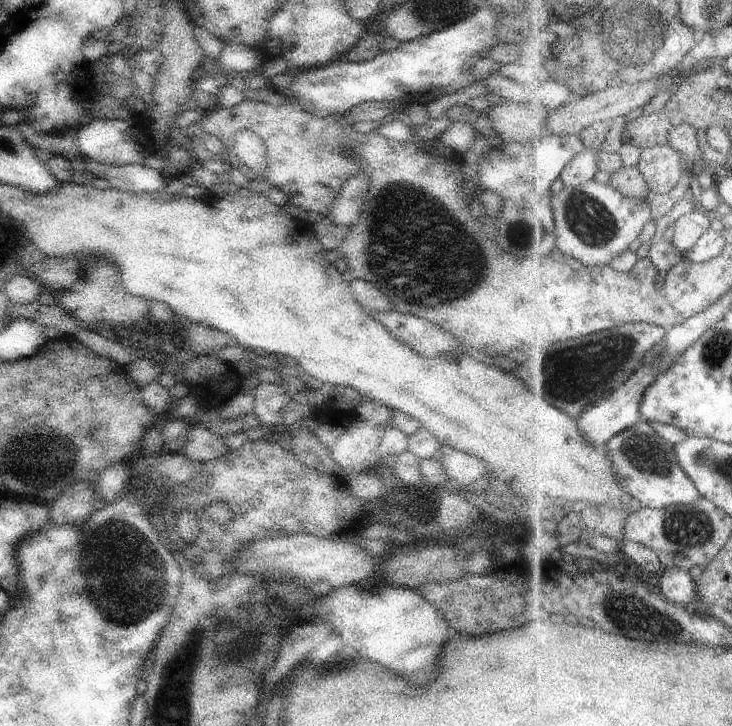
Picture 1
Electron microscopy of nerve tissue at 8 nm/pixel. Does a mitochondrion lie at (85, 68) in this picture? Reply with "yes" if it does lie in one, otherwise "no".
no

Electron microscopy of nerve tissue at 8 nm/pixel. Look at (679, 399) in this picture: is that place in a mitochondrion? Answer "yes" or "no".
no

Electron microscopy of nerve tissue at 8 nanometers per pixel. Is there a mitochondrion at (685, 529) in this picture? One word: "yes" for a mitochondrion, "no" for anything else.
yes

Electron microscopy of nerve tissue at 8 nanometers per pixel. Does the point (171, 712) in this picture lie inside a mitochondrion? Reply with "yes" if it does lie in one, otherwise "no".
yes

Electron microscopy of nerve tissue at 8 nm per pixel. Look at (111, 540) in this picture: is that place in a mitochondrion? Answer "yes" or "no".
yes

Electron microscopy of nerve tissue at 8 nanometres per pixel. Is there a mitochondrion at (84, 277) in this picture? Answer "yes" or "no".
yes

